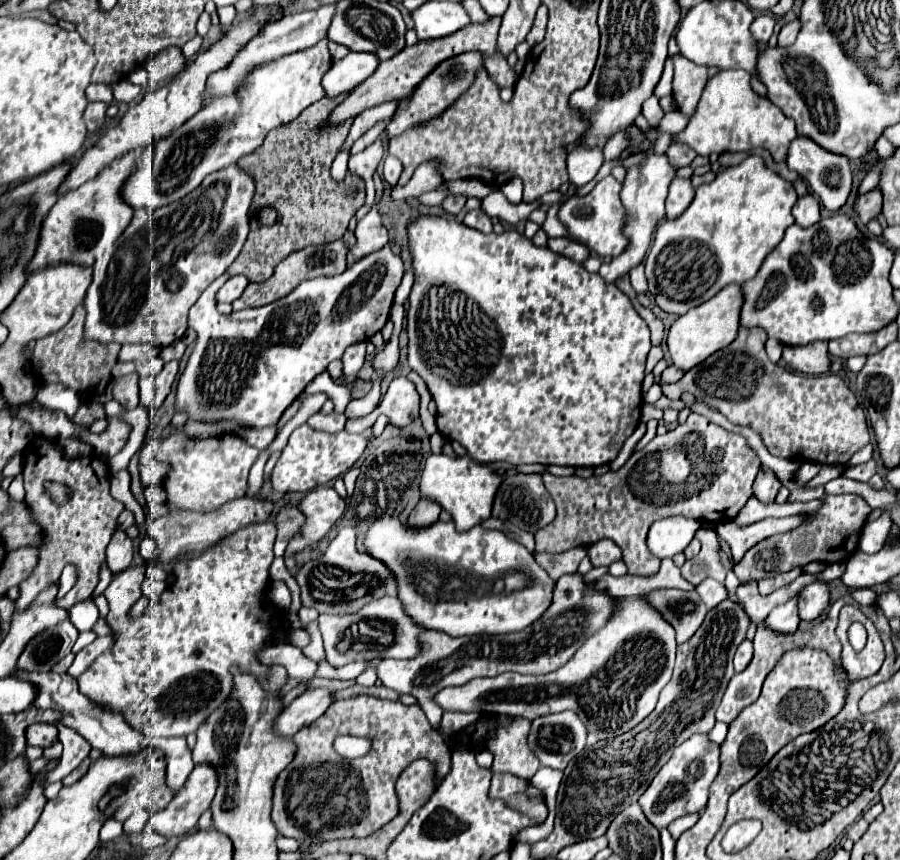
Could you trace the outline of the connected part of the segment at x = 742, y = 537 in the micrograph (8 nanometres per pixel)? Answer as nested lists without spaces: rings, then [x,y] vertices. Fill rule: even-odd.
[[[797,514],[797,516],[789,516],[789,518],[765,518],[765,520],[759,520],[749,526],[737,526],[735,522],[725,522],[725,524],[717,526],[717,534],[729,544],[731,558],[737,564],[751,546],[755,546],[757,542],[761,542],[769,536],[789,532],[795,526],[799,526],[803,520],[805,520],[805,516]]]

